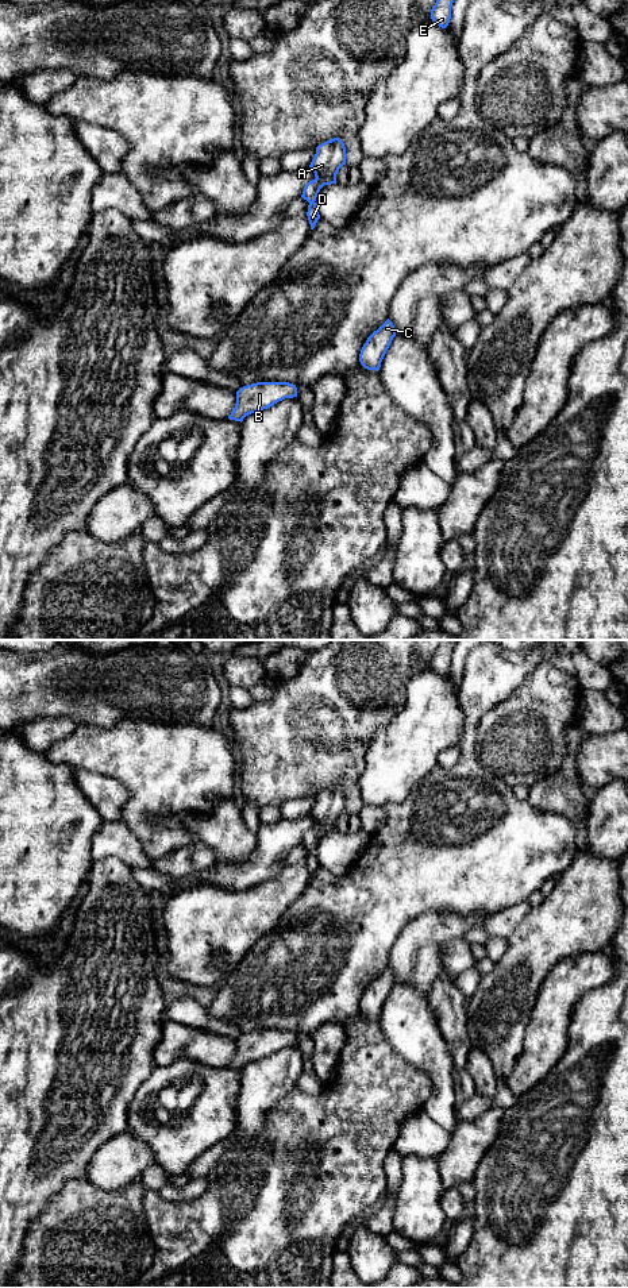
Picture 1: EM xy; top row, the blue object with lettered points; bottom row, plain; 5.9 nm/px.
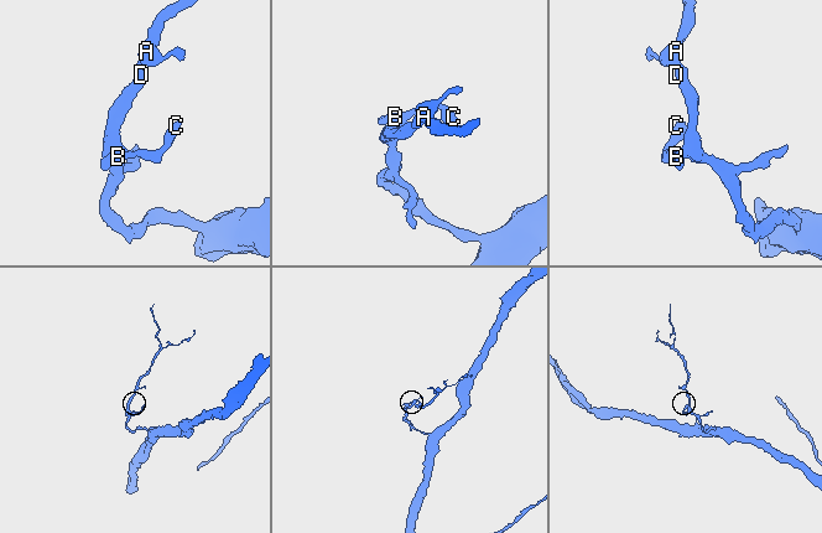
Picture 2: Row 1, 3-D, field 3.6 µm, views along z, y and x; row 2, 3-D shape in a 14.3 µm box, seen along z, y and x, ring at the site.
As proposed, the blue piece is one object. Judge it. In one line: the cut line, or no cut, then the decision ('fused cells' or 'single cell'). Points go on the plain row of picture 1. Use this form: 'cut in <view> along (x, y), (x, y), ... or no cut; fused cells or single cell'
no cut; single cell

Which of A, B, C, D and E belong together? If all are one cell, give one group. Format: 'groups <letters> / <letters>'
groups A B C D E

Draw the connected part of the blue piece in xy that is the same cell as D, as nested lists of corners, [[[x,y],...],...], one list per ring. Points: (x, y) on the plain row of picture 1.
[[[339,786],[327,788],[316,795],[315,806],[309,815],[315,821],[315,828],[309,829],[301,845],[309,851],[308,868],[311,878],[315,876],[320,863],[316,855],[316,845],[324,833],[336,832],[336,822],[339,817],[346,811],[346,795]]]

